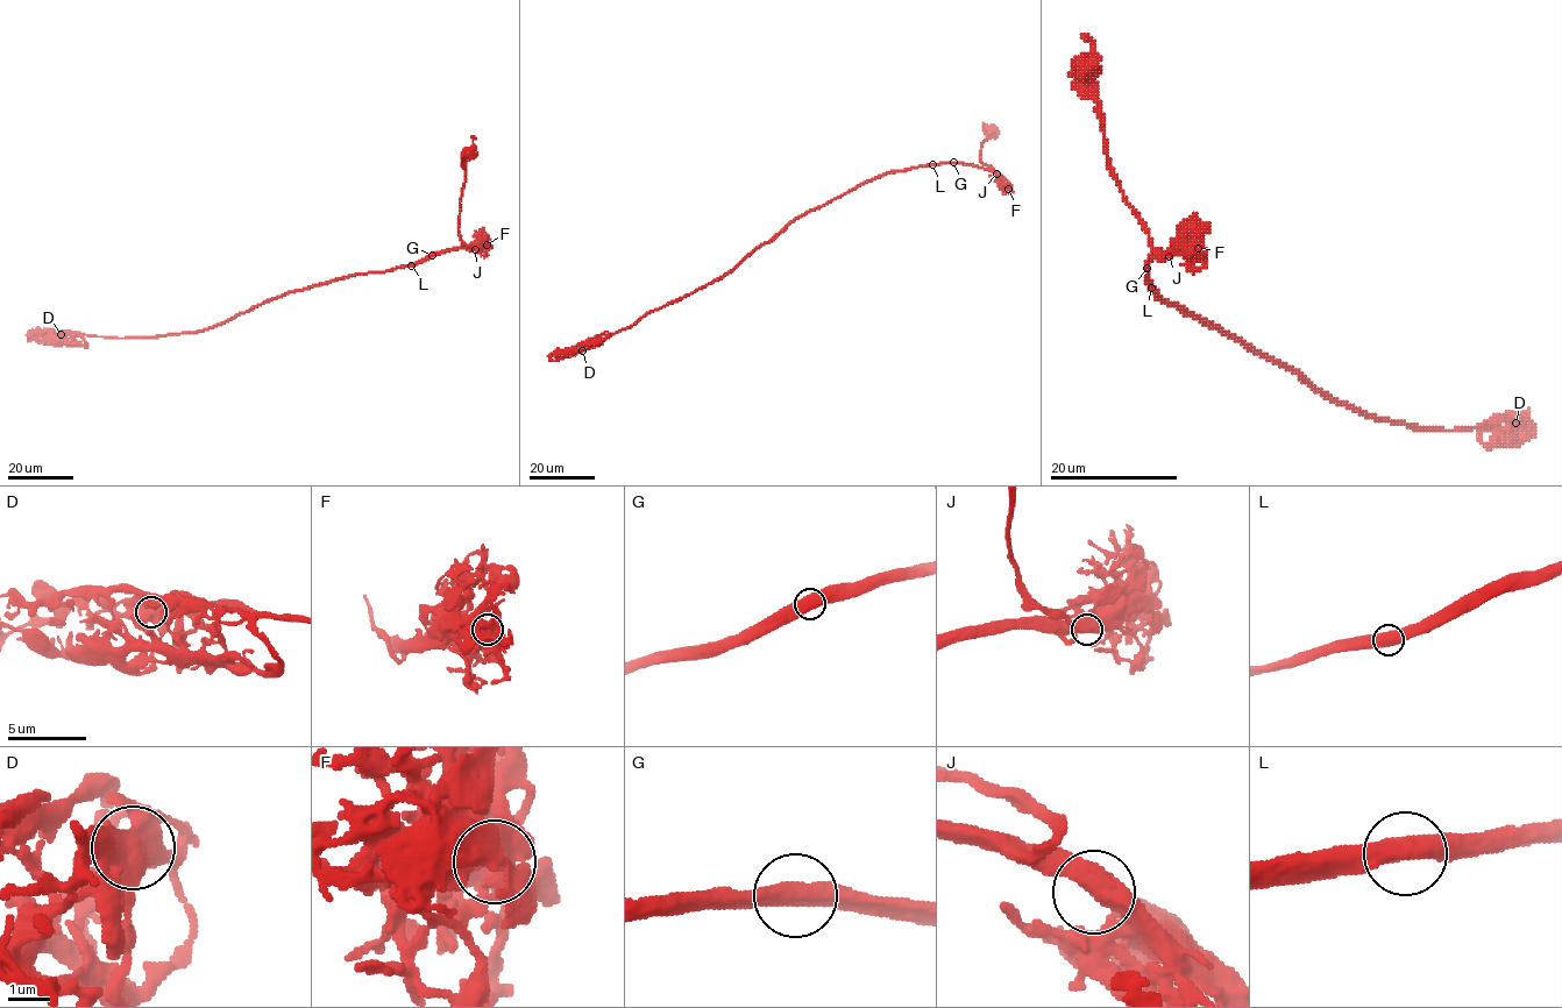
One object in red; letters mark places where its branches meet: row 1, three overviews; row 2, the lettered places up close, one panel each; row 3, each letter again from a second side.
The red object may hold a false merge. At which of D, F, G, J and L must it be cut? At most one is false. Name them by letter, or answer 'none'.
none

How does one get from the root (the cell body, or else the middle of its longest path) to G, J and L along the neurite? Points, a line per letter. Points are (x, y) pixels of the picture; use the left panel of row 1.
G: (468, 151), (464, 151), (459, 233), (471, 249), (452, 249), (432, 255)
J: (468, 151), (464, 151), (459, 233), (475, 249)
L: (468, 151), (464, 151), (459, 233), (471, 249), (434, 252), (411, 265)

